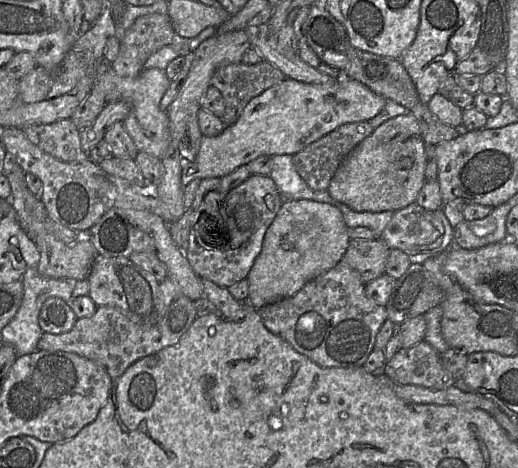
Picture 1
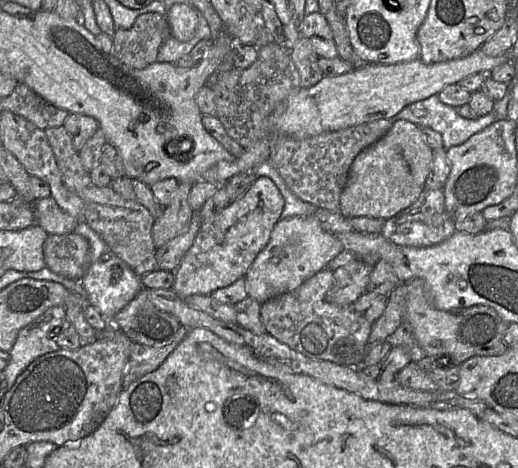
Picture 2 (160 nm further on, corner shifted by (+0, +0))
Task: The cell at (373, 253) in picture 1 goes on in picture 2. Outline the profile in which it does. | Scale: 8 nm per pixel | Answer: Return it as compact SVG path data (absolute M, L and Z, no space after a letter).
M354 258L333 272L333 284L327 302L337 306L352 305L367 289L373 265Z

